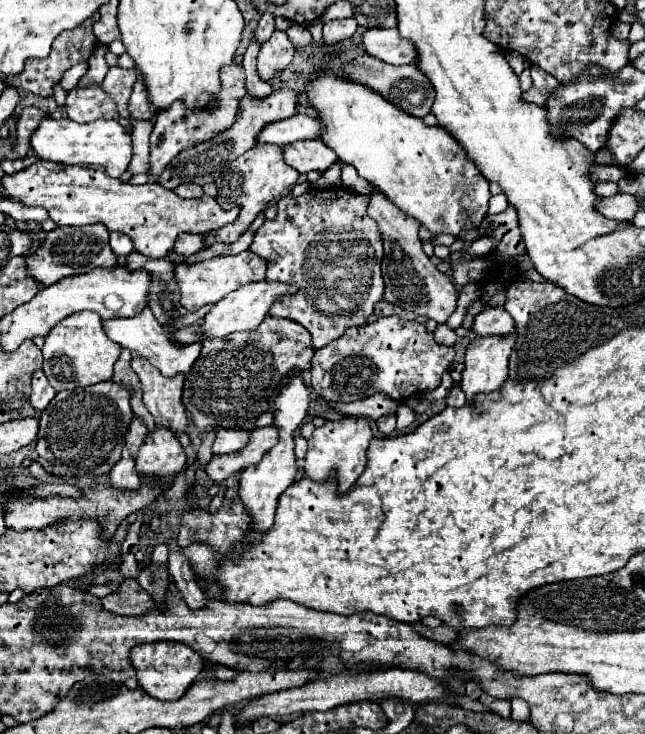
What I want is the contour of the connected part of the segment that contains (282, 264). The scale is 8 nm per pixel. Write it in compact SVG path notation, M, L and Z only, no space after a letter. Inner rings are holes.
M341 187L335 189L309 189L305 195L291 197L285 195L277 201L279 215L275 221L265 221L251 243L251 251L269 261L267 279L285 281L297 285L297 293L281 297L271 305L269 315L285 317L301 323L313 337L313 349L325 347L337 341L345 329L353 325L367 323L367 317L373 313L377 301L383 299L383 277L381 277L381 259L383 259L383 241L375 223L365 213L367 195L359 195Z

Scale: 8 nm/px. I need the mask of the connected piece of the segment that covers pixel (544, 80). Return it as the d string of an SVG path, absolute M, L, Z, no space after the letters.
M531 67L531 79L533 79L533 85L529 91L523 93L523 97L527 97L527 101L531 103L545 105L553 95L553 91L559 87L559 83L551 75L543 73L543 69L535 69L535 67Z

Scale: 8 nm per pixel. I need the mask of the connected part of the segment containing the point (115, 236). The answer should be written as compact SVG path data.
M113 231L111 233L111 241L109 241L111 249L117 253L117 255L129 255L133 251L133 241L131 237L127 237L125 233L119 233L119 231Z

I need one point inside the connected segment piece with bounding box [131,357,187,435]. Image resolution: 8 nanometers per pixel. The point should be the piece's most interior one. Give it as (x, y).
(162, 395)

